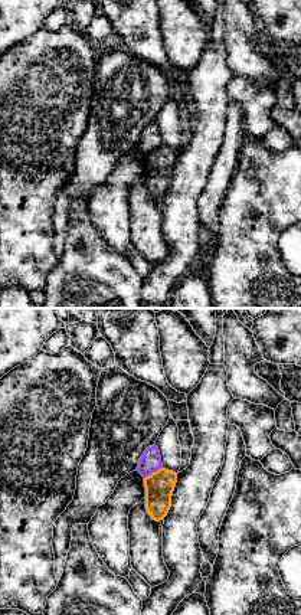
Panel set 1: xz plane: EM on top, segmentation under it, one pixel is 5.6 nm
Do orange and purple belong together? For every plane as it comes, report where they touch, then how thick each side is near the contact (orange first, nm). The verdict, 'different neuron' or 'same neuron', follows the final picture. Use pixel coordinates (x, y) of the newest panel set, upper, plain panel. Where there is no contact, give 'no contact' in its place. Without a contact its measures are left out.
contact (153, 150); calibres 160 and 120 nm

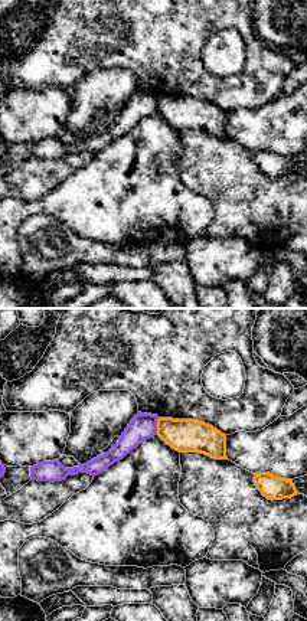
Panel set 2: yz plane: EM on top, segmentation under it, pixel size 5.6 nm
contact (157, 104); calibres 190 and 140 nm

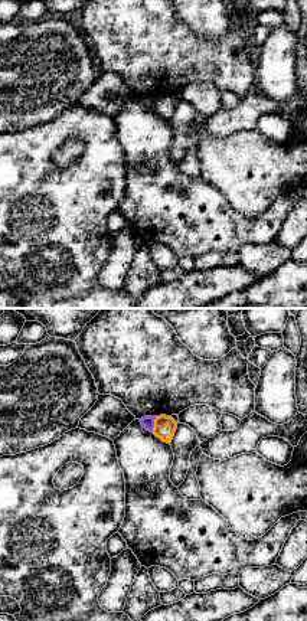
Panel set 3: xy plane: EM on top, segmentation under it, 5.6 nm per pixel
contact (154, 101); calibres 130 and 70 nm

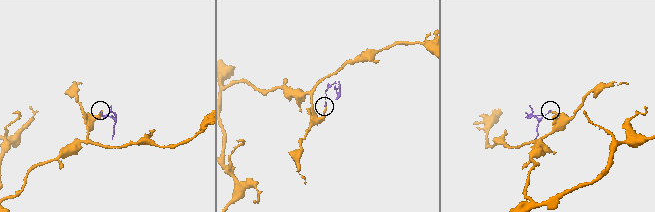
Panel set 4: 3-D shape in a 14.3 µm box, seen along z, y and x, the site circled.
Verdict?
different neuron

